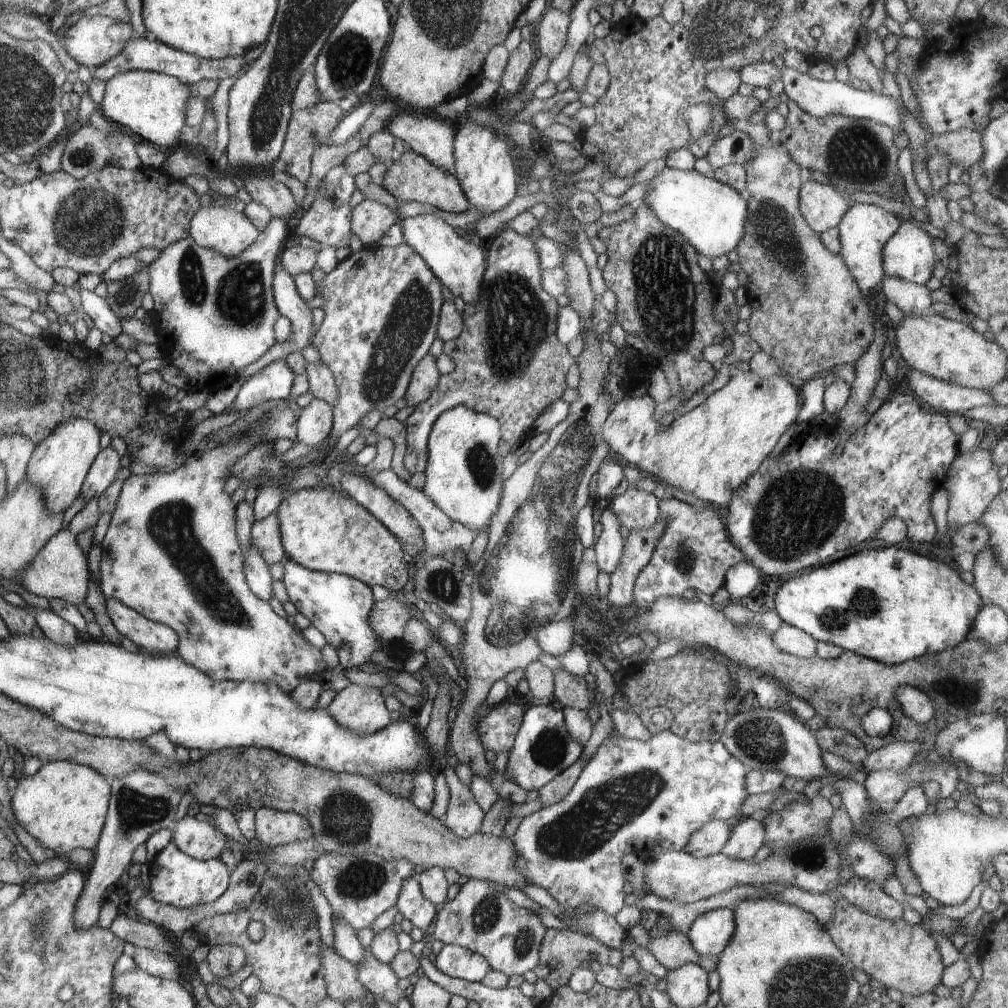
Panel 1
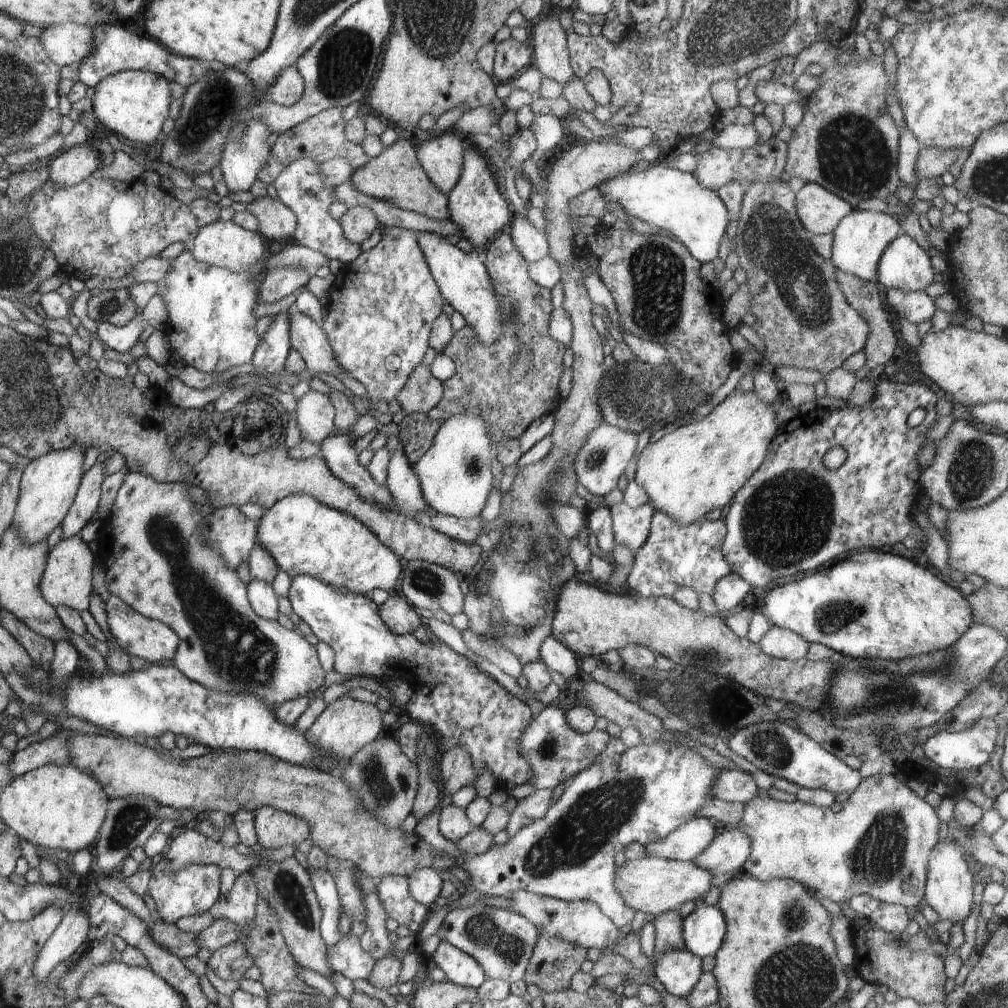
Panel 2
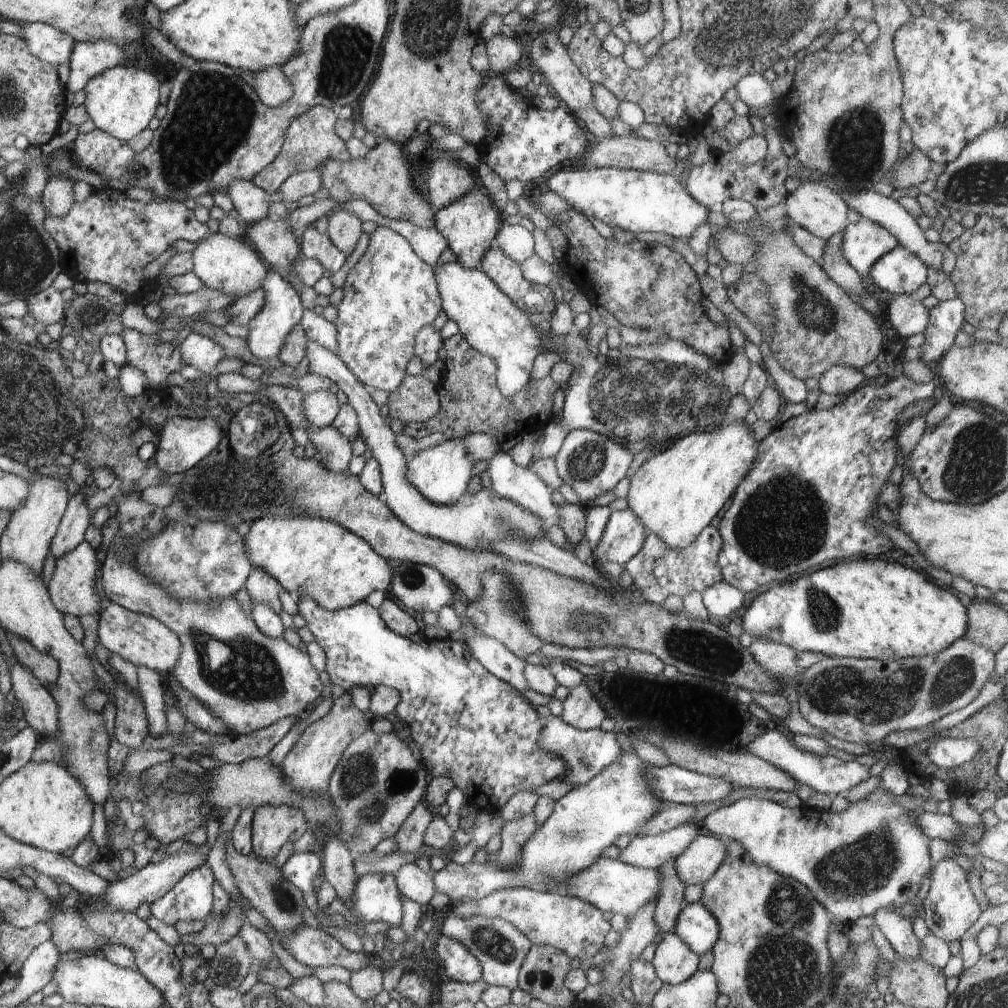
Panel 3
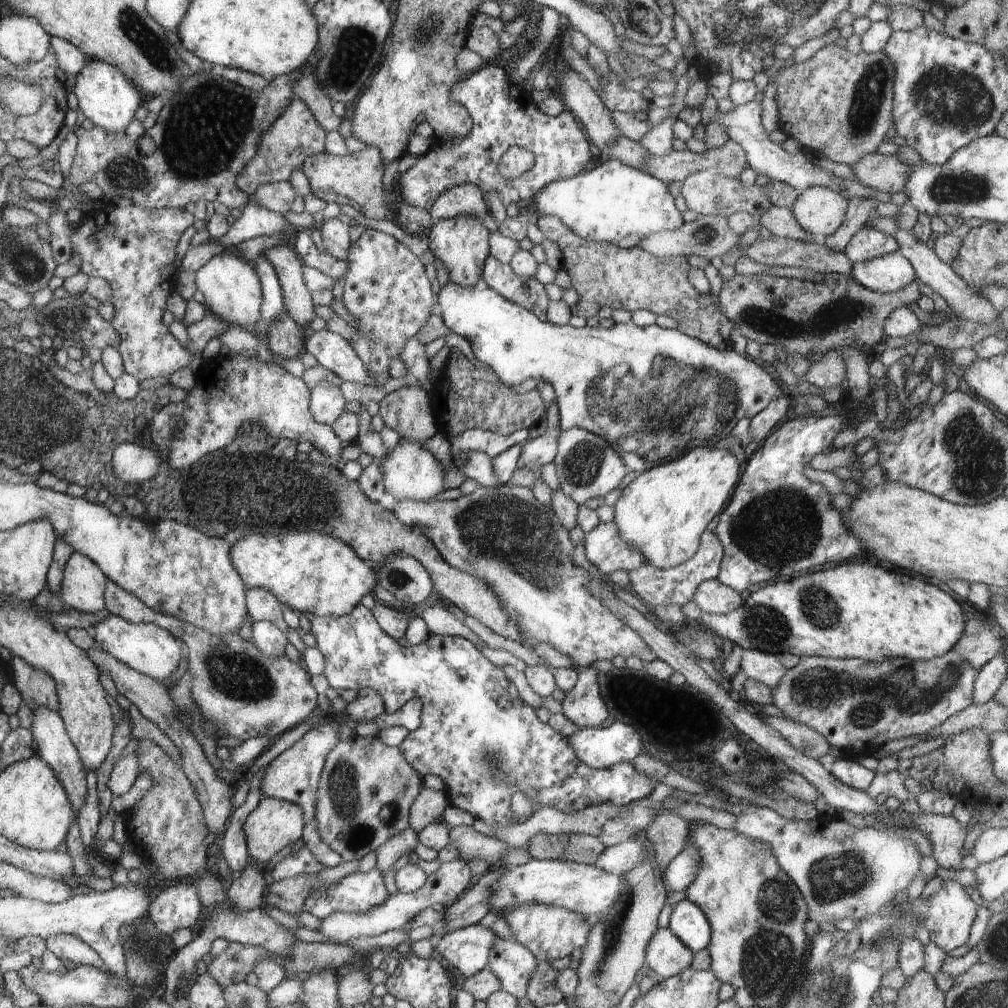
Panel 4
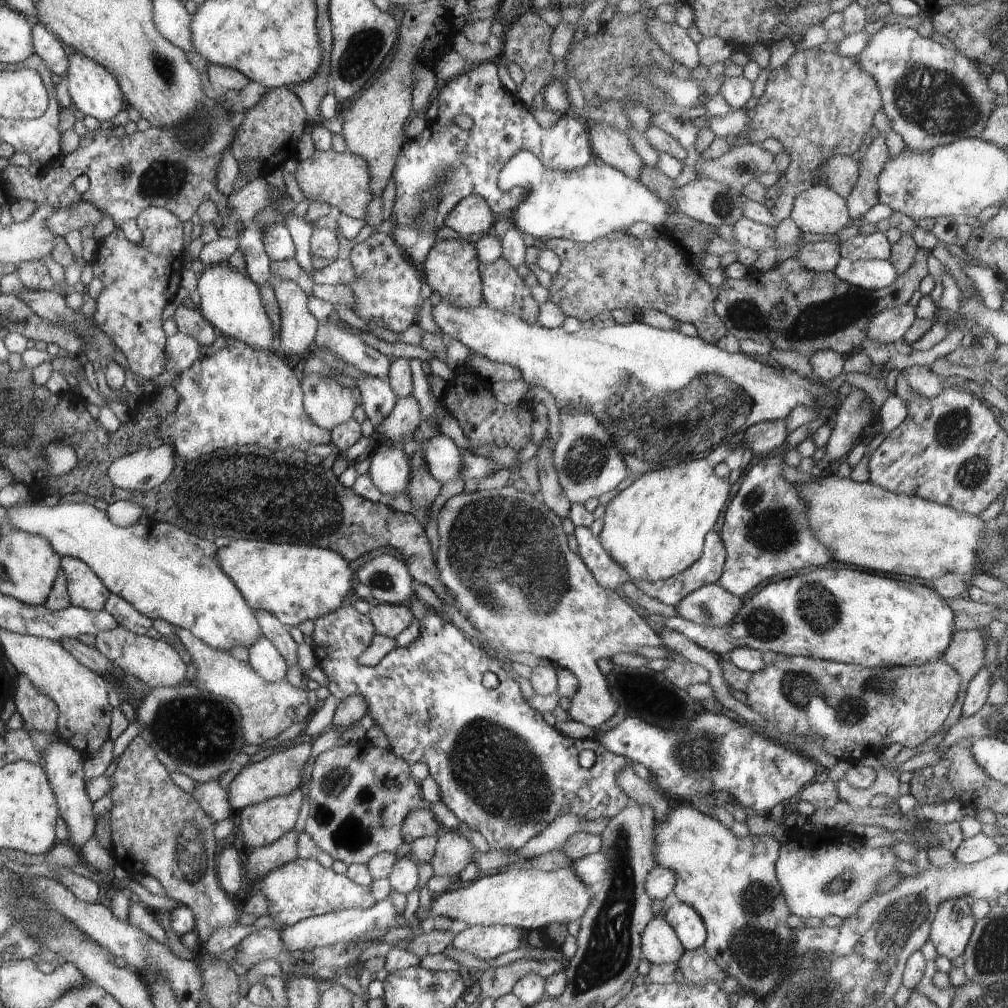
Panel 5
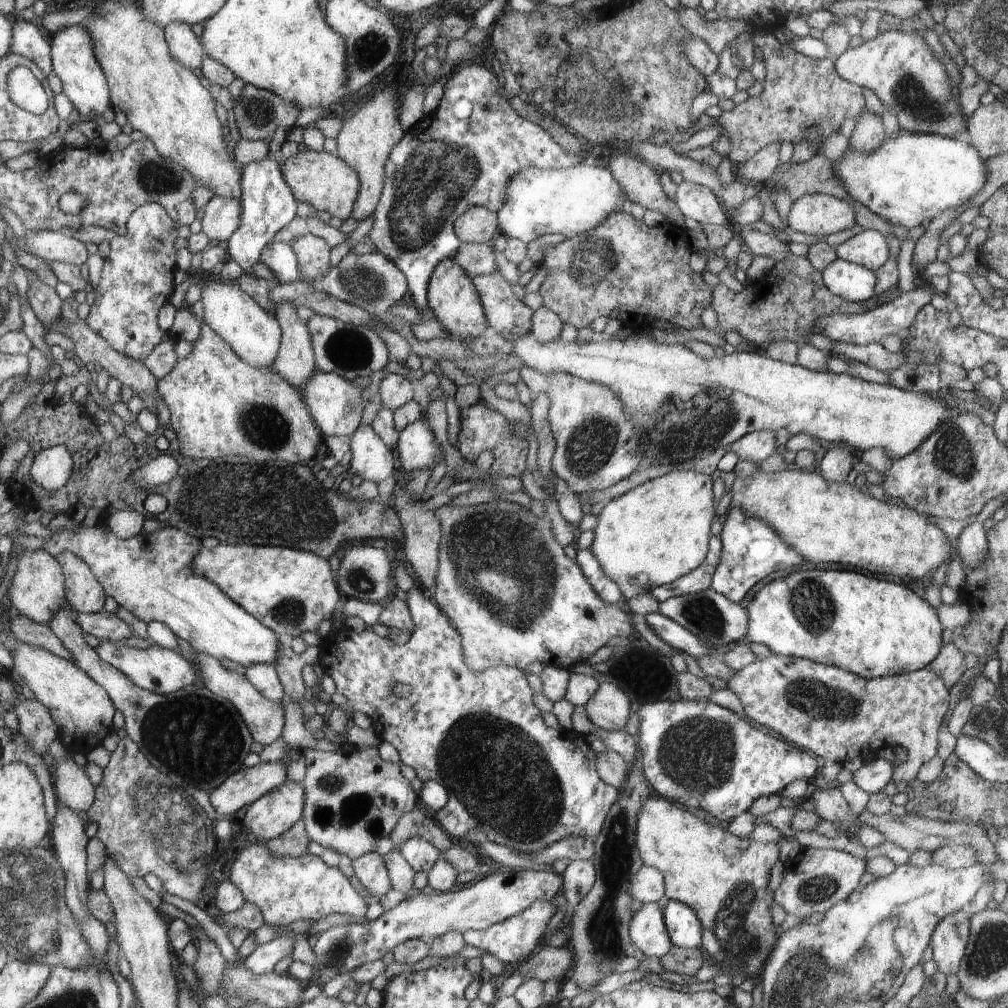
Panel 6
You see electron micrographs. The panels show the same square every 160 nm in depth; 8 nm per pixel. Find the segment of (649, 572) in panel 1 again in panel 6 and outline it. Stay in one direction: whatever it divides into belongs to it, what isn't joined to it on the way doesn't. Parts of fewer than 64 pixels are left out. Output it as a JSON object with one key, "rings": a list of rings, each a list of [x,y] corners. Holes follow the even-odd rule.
{"rings":[[[711,536],[709,551],[702,564],[692,572],[677,578],[673,583],[653,588],[649,593],[659,602],[664,602],[678,595],[699,593],[709,588],[711,578],[721,561],[722,543],[721,538]]]}

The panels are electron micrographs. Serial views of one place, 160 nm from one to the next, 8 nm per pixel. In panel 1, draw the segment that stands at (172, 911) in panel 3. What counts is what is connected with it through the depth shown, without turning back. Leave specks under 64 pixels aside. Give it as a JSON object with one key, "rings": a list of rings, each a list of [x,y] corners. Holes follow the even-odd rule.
{"rings":[[[173,842],[149,862],[149,897],[165,905],[187,909],[220,899],[229,888],[232,874],[218,858],[198,860],[183,853]]]}

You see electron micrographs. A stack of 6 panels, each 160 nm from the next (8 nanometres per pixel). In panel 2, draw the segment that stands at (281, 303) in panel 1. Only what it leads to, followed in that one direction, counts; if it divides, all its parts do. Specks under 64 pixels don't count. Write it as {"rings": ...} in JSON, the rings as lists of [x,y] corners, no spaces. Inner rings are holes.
{"rings":[[[293,308],[288,312],[290,315],[289,337],[293,348],[302,355],[305,369],[312,376],[317,376],[322,372],[333,374],[336,378],[338,374],[348,375],[340,366],[325,330],[317,322]]]}

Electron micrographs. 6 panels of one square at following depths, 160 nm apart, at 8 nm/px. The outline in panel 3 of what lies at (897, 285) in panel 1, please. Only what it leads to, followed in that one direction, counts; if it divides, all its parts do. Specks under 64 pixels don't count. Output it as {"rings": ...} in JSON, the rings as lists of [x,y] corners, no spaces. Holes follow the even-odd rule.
{"rings":[[[897,295],[890,304],[885,304],[884,308],[889,310],[887,325],[898,339],[906,340],[927,329],[929,308],[915,296]]]}

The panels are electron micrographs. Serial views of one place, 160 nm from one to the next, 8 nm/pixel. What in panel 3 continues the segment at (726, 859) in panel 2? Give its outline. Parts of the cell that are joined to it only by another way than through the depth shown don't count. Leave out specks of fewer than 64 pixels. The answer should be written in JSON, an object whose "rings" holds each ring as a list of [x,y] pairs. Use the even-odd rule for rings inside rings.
{"rings":[[[698,836],[692,844],[676,858],[675,870],[684,885],[703,884],[714,876],[728,856],[726,844],[718,836]]]}

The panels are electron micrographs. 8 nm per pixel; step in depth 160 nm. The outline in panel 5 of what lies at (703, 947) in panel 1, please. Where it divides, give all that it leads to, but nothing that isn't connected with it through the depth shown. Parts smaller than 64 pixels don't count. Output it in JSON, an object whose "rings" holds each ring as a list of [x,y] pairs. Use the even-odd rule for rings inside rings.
{"rings":[[[670,900],[662,915],[686,951],[703,946],[707,930],[702,917],[689,904]]]}

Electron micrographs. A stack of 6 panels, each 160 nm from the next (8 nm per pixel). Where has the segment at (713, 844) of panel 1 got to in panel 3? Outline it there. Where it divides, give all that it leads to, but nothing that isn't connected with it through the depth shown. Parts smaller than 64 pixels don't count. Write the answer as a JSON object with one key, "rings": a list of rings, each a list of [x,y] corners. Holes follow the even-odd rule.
{"rings":[[[682,824],[673,830],[654,835],[632,837],[617,860],[637,868],[658,869],[676,858],[700,836],[696,824]]]}

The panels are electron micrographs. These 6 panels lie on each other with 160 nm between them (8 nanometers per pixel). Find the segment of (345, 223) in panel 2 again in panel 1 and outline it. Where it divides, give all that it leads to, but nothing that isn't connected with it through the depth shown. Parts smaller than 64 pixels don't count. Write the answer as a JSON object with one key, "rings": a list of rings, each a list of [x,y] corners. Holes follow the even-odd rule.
{"rings":[[[366,199],[353,208],[353,234],[358,236],[365,247],[375,246],[396,223],[398,214],[386,204]]]}

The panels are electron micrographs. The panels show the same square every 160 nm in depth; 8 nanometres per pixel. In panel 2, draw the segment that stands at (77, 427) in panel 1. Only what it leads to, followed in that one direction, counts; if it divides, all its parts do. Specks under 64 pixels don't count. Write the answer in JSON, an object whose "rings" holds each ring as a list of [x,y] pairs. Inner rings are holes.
{"rings":[[[72,447],[48,452],[30,461],[21,474],[20,498],[13,516],[13,526],[27,545],[45,541],[61,526],[76,500],[82,478],[82,464],[89,448]]]}

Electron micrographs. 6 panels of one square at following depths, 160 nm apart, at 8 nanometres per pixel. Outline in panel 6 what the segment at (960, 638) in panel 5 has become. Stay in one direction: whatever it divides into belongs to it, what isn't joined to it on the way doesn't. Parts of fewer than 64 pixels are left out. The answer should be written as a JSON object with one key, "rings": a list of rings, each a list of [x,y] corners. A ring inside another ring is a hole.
{"rings":[[[947,640],[936,658],[928,664],[928,668],[941,677],[942,682],[950,689],[959,681],[966,671],[964,664],[965,653]]]}

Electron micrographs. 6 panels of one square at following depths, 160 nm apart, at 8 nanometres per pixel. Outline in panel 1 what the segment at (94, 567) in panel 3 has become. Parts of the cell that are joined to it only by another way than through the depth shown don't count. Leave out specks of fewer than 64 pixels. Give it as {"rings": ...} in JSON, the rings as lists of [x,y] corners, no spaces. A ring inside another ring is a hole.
{"rings":[[[61,529],[38,551],[29,567],[21,574],[20,584],[29,592],[50,599],[62,599],[78,606],[88,596],[91,571],[88,568],[88,556],[81,547],[77,536],[68,530]]]}

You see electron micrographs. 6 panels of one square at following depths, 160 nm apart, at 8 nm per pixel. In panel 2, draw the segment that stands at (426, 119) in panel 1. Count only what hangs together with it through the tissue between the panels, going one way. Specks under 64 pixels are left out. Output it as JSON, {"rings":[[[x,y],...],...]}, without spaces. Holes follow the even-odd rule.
{"rings":[[[447,130],[440,134],[431,134],[426,136],[420,134],[417,136],[420,140],[418,142],[418,156],[421,163],[425,167],[425,172],[430,176],[433,184],[437,186],[444,194],[447,194],[457,186],[458,179],[461,178],[462,171],[464,170],[464,144],[456,134],[450,134]]]}

